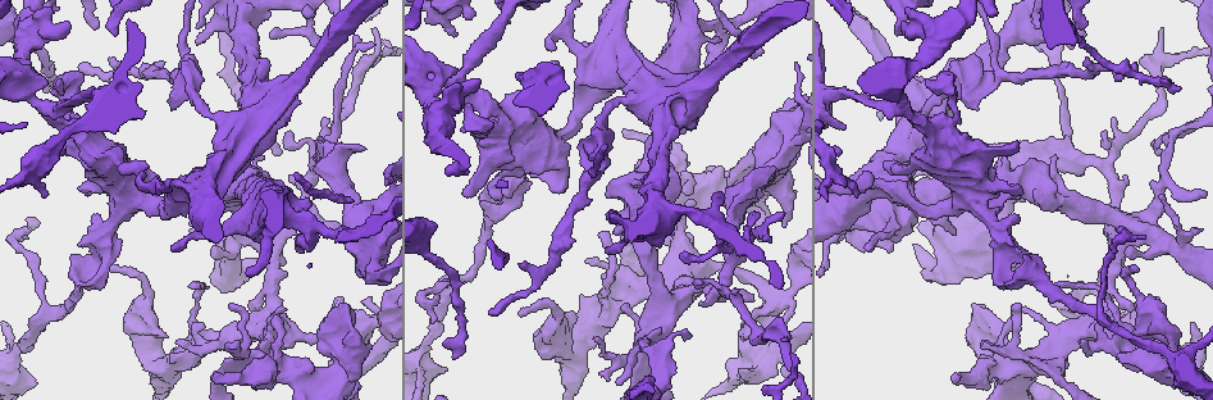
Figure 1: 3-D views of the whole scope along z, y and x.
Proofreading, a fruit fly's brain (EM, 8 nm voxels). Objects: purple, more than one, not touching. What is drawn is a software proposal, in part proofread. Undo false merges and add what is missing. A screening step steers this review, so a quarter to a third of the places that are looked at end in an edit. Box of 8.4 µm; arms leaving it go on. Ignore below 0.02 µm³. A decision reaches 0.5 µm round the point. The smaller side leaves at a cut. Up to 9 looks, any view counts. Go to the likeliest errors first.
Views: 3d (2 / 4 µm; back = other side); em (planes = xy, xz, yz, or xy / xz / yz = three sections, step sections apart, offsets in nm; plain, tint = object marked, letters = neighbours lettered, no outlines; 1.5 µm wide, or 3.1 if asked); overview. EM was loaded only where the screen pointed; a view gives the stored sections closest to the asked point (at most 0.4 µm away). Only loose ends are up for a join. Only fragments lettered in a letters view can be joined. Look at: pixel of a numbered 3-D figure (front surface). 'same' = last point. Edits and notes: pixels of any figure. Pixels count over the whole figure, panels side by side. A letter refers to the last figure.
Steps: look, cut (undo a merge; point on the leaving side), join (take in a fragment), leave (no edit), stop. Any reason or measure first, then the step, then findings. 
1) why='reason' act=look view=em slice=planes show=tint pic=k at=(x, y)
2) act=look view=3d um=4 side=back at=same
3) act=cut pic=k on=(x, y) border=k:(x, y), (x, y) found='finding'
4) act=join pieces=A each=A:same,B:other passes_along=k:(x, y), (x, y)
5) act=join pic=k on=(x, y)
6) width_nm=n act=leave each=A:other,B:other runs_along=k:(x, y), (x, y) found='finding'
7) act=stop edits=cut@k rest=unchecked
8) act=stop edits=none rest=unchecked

why='end of a long branch' act=look view=3d um=2 pic=1 at=(1181, 89)

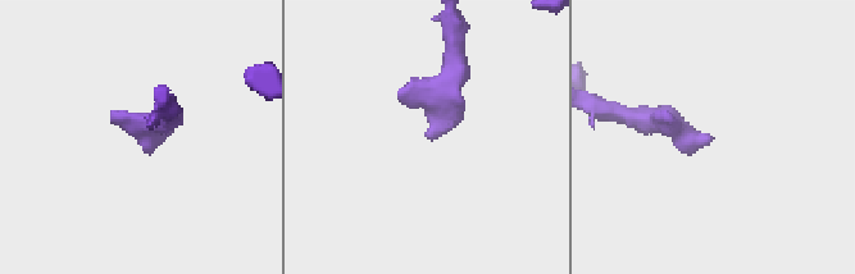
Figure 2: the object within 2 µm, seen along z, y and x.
act=look view=em slice=planes show=letters pic=2 at=(710, 138)

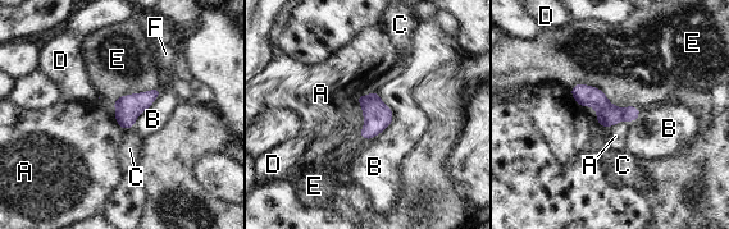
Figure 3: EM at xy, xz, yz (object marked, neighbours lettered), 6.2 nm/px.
act=leave each=A:other,B:other,C:other,D:other,E:other,F:other found='no lettered fragment goes on from it'

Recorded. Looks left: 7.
why='tapers out' act=look view=em slice=yz step=4 show=tint pic=1 at=(596, 340)

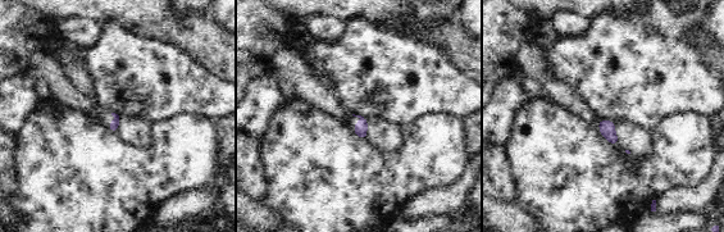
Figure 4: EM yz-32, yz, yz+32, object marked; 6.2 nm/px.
why='another direction' act=look view=em slice=planes show=letters at=same

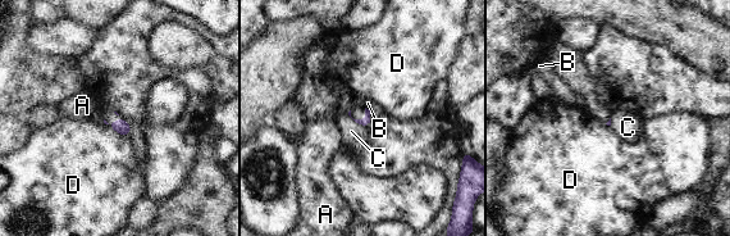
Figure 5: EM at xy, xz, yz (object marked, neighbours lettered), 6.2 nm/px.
act=leave each=A:other,B:other,C:other,D:other border=5:(347, 114), (366, 127) found='no lettered fragment goes on from it'

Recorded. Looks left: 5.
why='abrupt turn' act=look view=3d um=4 pic=1 at=(572, 43)

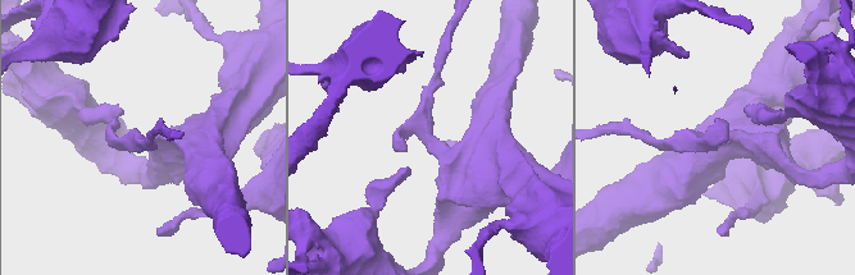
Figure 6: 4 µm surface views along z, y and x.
why='now the EM' act=look view=em slice=xy step=8 show=tint pic=6 at=(429, 140)

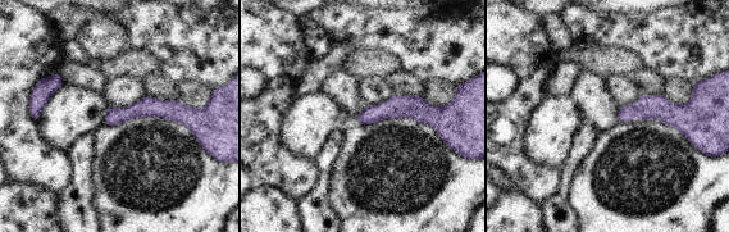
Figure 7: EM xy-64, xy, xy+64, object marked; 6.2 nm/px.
act=look view=em slice=planes show=letters at=same

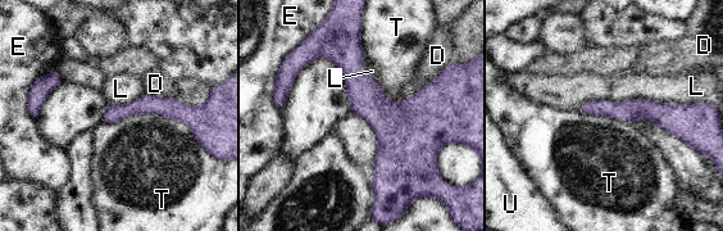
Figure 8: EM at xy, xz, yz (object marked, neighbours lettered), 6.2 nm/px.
arm_widths_nm=190,420 act=leave each=D:other,E:other,L:other,T:other,U:other found='continuous, no second neuron'

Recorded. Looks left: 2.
why='calibre changes' act=look view=3d um=4 pic=1 at=(338, 121)

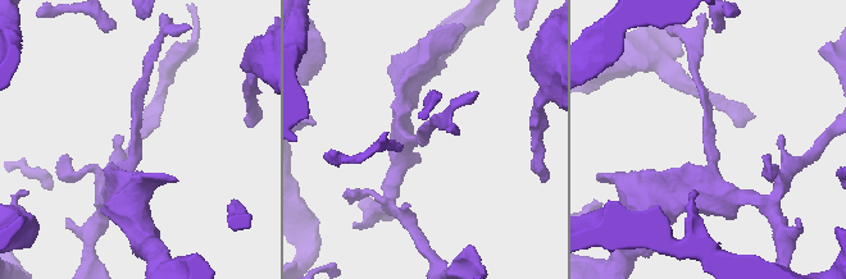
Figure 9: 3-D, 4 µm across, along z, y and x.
why='now the EM' act=look view=em slice=planes show=letters pic=9 at=(711, 141)

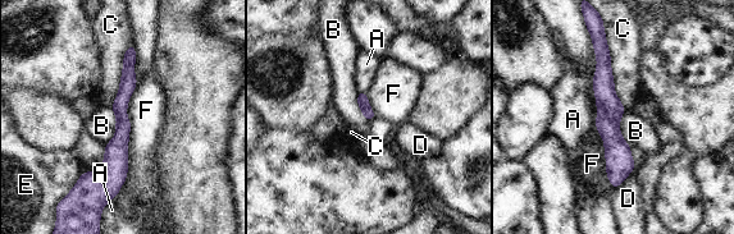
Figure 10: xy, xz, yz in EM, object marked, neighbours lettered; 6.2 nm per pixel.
act=leave each=A:other,B:other,C:other,D:other,E:other,F:other runs_along=10:(130, 53), (122, 136), (100, 202) found='continuous, no second neuron'

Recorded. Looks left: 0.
act=stop edits=none rest=unchecked

